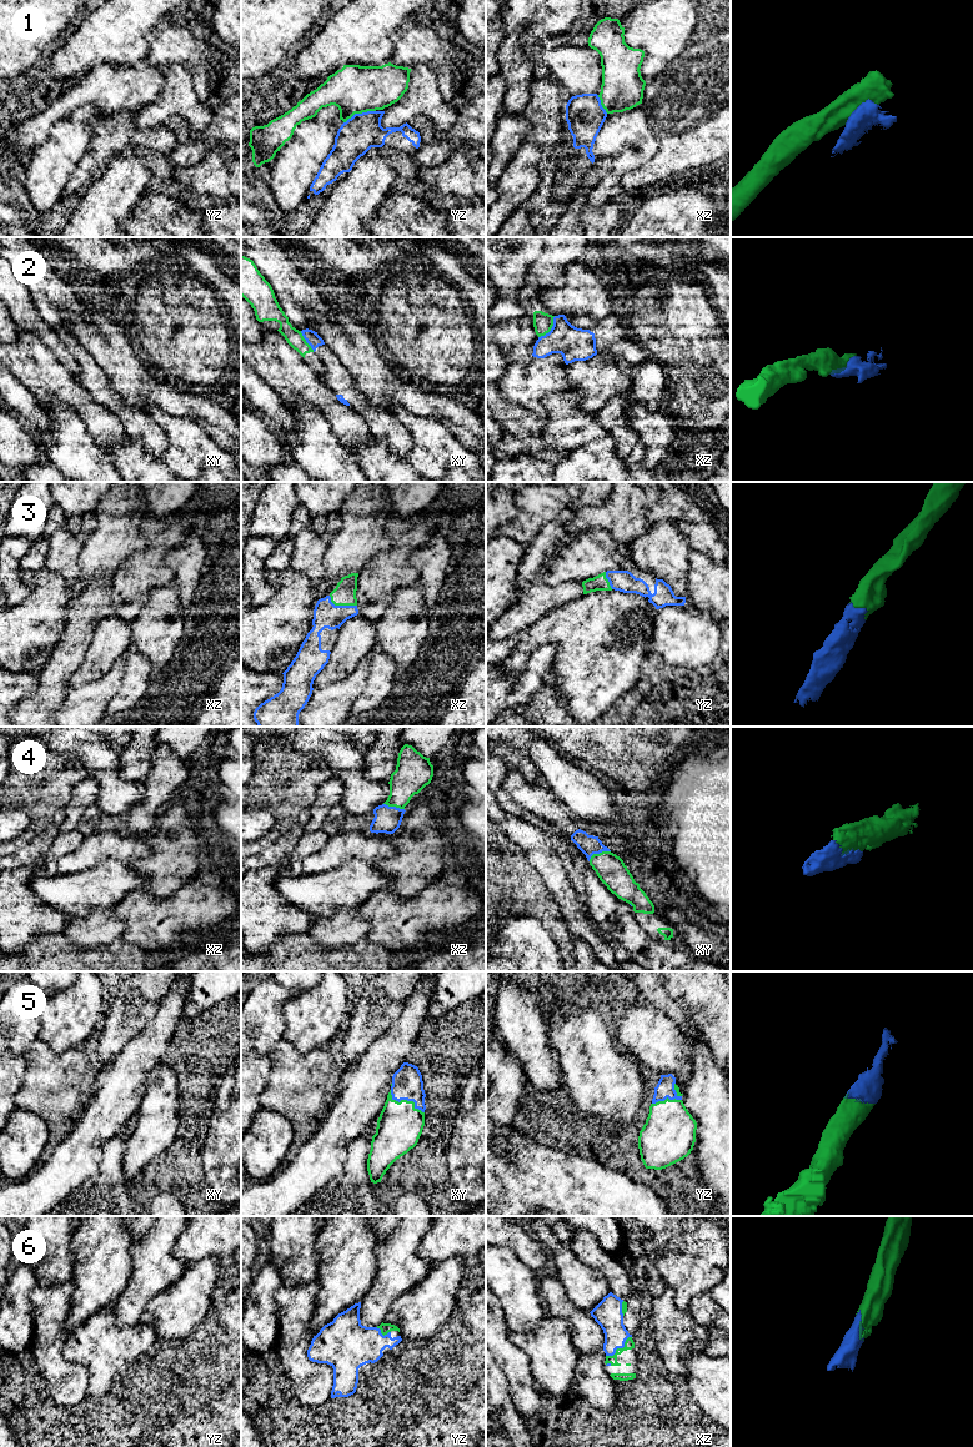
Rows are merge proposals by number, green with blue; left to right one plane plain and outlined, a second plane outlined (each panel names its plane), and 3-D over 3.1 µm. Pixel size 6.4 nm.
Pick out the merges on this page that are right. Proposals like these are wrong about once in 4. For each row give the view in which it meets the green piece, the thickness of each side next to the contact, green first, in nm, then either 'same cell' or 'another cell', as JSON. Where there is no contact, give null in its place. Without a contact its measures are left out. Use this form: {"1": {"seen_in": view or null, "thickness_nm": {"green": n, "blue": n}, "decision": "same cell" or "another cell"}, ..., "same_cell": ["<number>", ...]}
{"1": {"seen_in": "yz", "thickness_nm": {"green": 320, "blue": 240}, "decision": "same cell"}, "2": {"seen_in": "xz", "thickness_nm": {"green": 130, "blue": 220}, "decision": "another cell"}, "3": {"seen_in": "xz", "thickness_nm": {"green": 140, "blue": 170}, "decision": "same cell"}, "4": {"seen_in": "xy", "thickness_nm": {"green": 190, "blue": 130}, "decision": "same cell"}, "5": {"seen_in": "xy", "thickness_nm": {"green": 300, "blue": 200}, "decision": "same cell"}, "6": {"seen_in": "xz", "thickness_nm": {"green": 60, "blue": 180}, "decision": "same cell"}, "same_cell": ["1", "3", "4", "5", "6"]}

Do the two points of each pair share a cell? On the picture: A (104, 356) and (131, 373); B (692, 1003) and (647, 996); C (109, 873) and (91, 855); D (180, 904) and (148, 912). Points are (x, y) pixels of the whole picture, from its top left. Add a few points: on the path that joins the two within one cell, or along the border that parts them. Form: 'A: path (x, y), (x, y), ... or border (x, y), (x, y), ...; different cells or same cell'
A: path (110, 362), (121, 373), (125, 373); same cell
B: path (681, 996), (658, 996); same cell
C: border (129, 863), (105, 858), (71, 874); different cells
D: path (172, 912), (155, 912); same cell

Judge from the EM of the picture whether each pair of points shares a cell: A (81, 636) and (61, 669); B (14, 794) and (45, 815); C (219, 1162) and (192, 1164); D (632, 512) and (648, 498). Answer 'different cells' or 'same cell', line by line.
A: same cell
B: same cell
C: different cells
D: same cell

